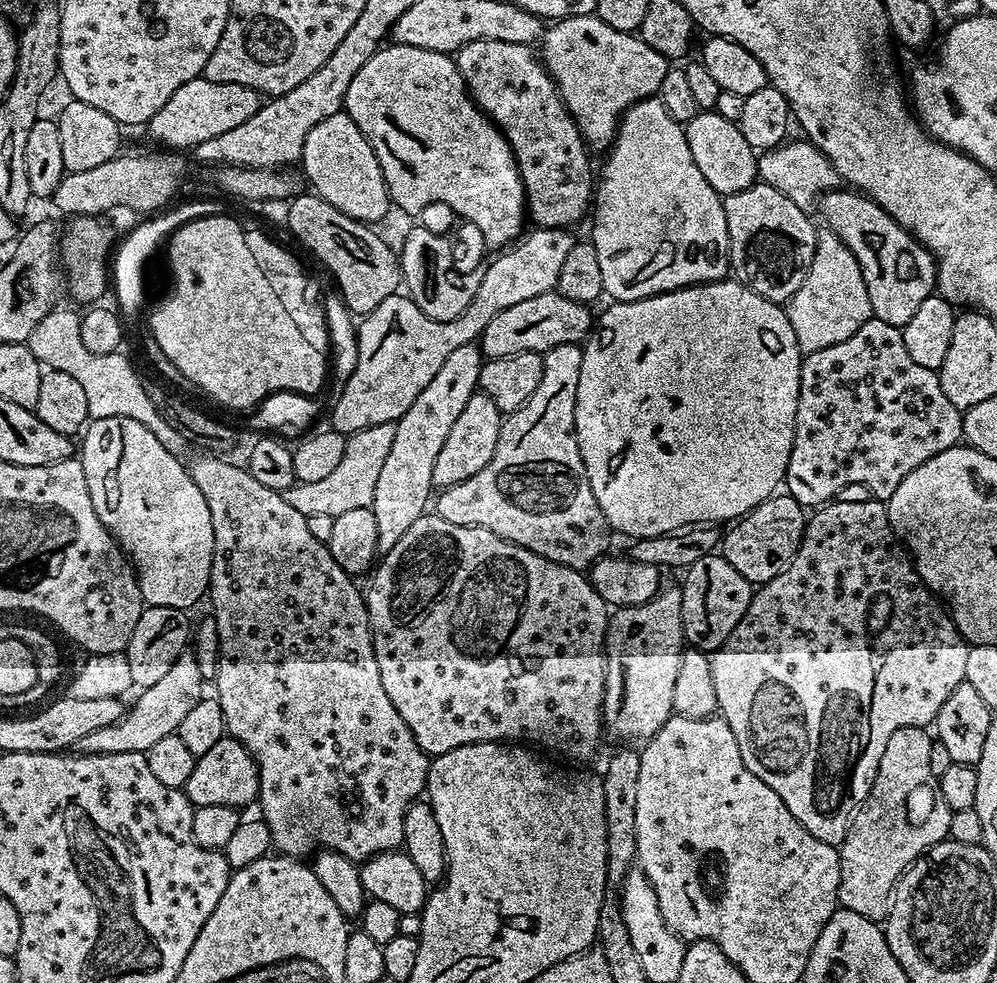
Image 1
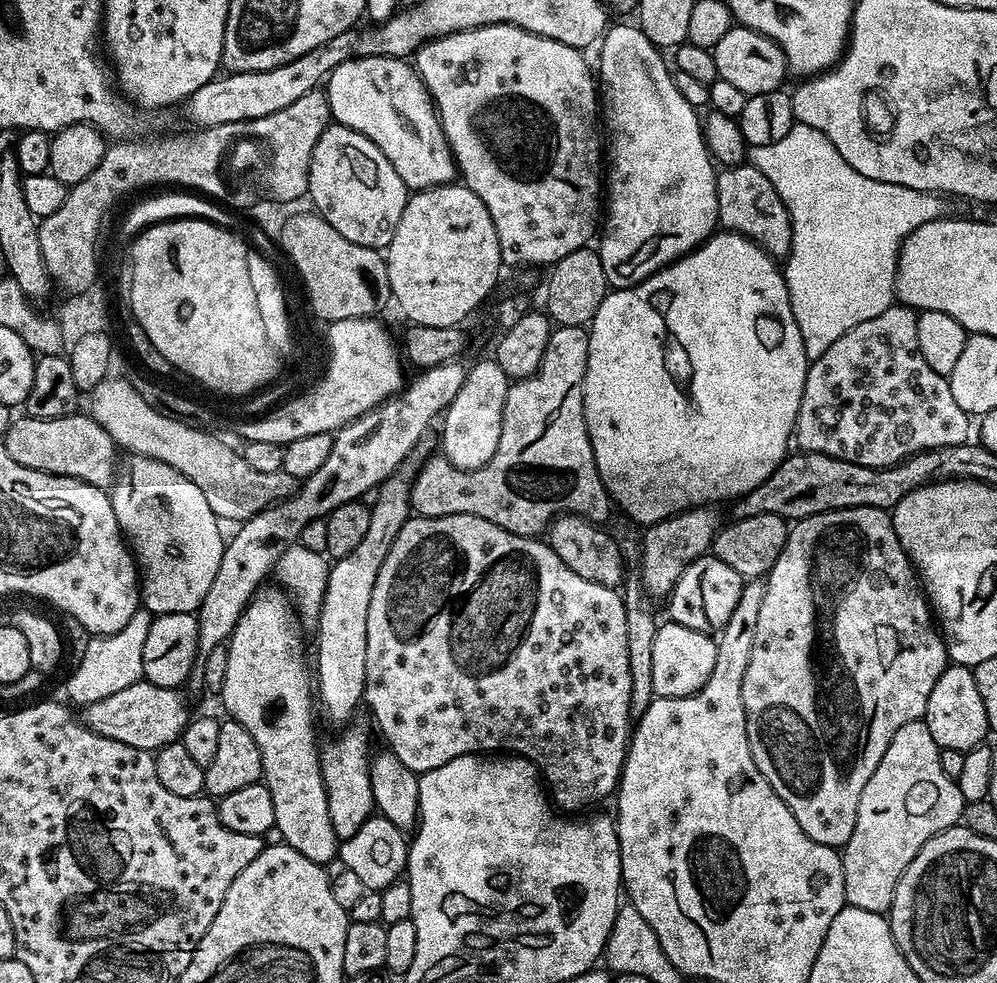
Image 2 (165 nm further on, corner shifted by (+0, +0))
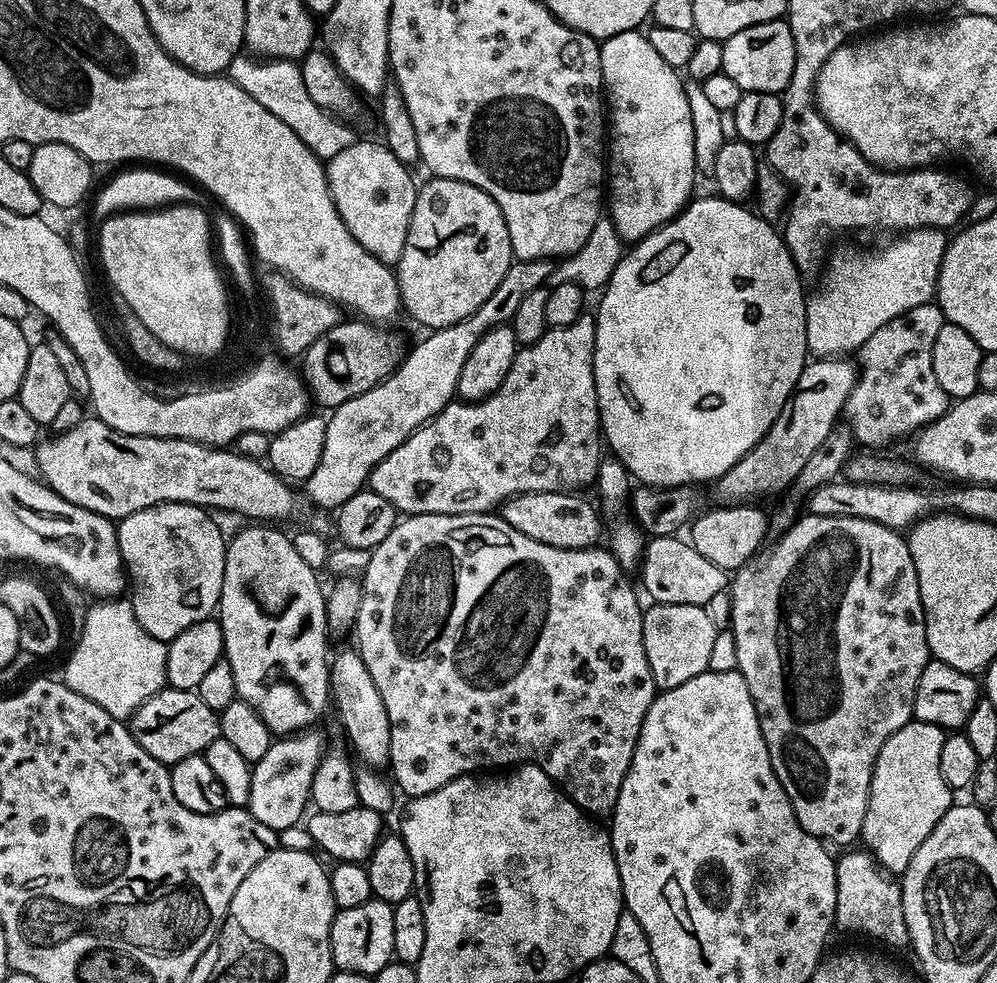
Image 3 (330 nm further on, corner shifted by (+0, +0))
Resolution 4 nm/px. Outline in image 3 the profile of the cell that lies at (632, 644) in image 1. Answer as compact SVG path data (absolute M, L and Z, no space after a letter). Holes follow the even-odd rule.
M816 358L805 364L796 388L790 394L786 406L778 414L774 426L770 426L759 442L726 474L715 481L714 488L721 501L729 505L755 501L755 496L768 496L779 488L787 489L806 466L806 461L837 427L844 411L846 398L854 390L858 368L848 358Z

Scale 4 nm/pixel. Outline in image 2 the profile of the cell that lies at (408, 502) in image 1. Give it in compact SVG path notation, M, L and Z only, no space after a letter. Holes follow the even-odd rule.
M424 438L413 449L411 458L403 460L396 473L388 477L375 493L376 501L371 501L370 526L366 535L350 554L335 557L328 569L326 594L316 635L316 664L314 660L314 684L318 689L318 704L324 707L332 724L344 726L353 719L356 707L361 707L366 682L366 614L370 614L370 598L374 595L374 582L378 582L378 570L398 538L398 530L413 515L412 481L420 471L421 462L428 459L433 451L430 439Z

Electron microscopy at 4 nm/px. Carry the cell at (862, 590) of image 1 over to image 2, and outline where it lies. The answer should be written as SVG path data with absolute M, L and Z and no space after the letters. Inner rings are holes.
M843 508L807 516L805 520L797 520L791 525L786 546L781 548L778 558L766 574L750 662L746 662L746 674L742 678L742 706L746 710L746 734L754 766L762 770L774 794L778 794L778 798L790 806L790 814L798 818L798 826L802 826L802 830L806 830L814 842L839 849L850 838L858 818L858 798L862 798L862 789L866 782L870 782L870 774L878 770L878 762L882 762L882 754L886 754L886 746L890 746L890 738L894 738L894 734L898 734L906 722L924 719L926 702L930 702L930 690L934 690L934 682L938 682L949 663L943 635L934 623L916 569L902 550L902 542L898 542L898 534L894 534L892 517L885 509Z

